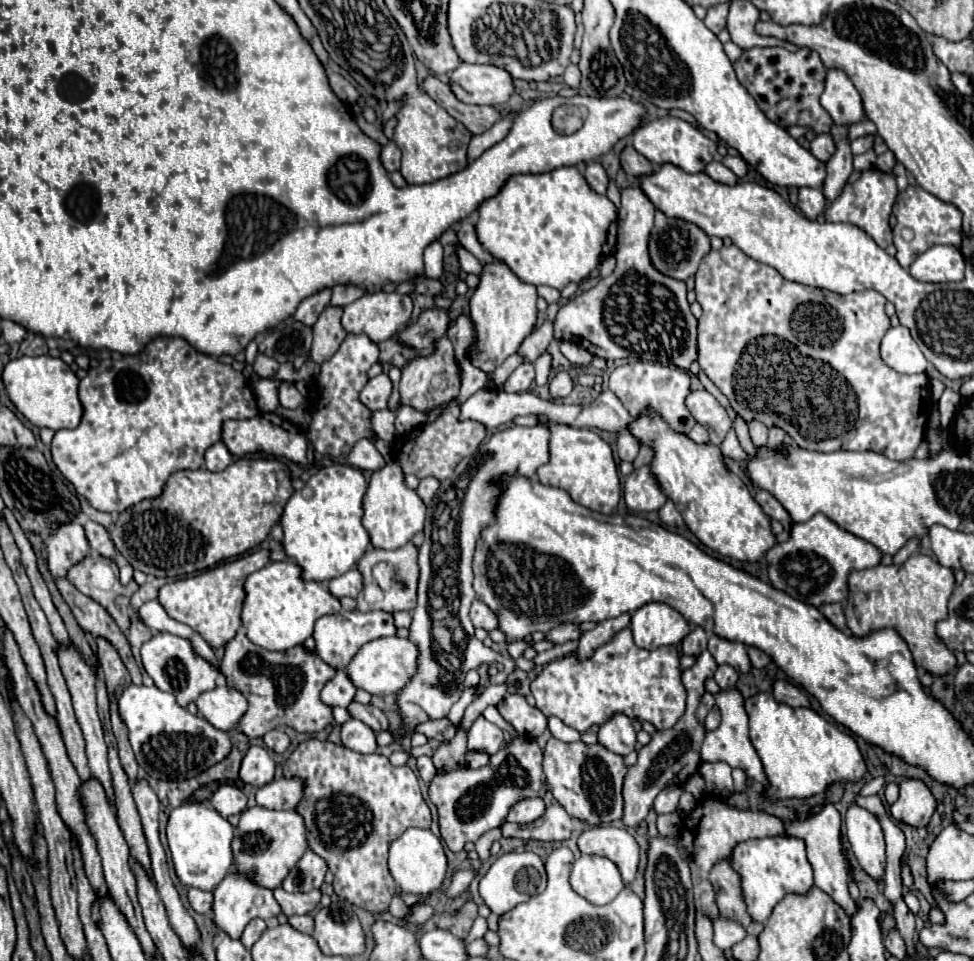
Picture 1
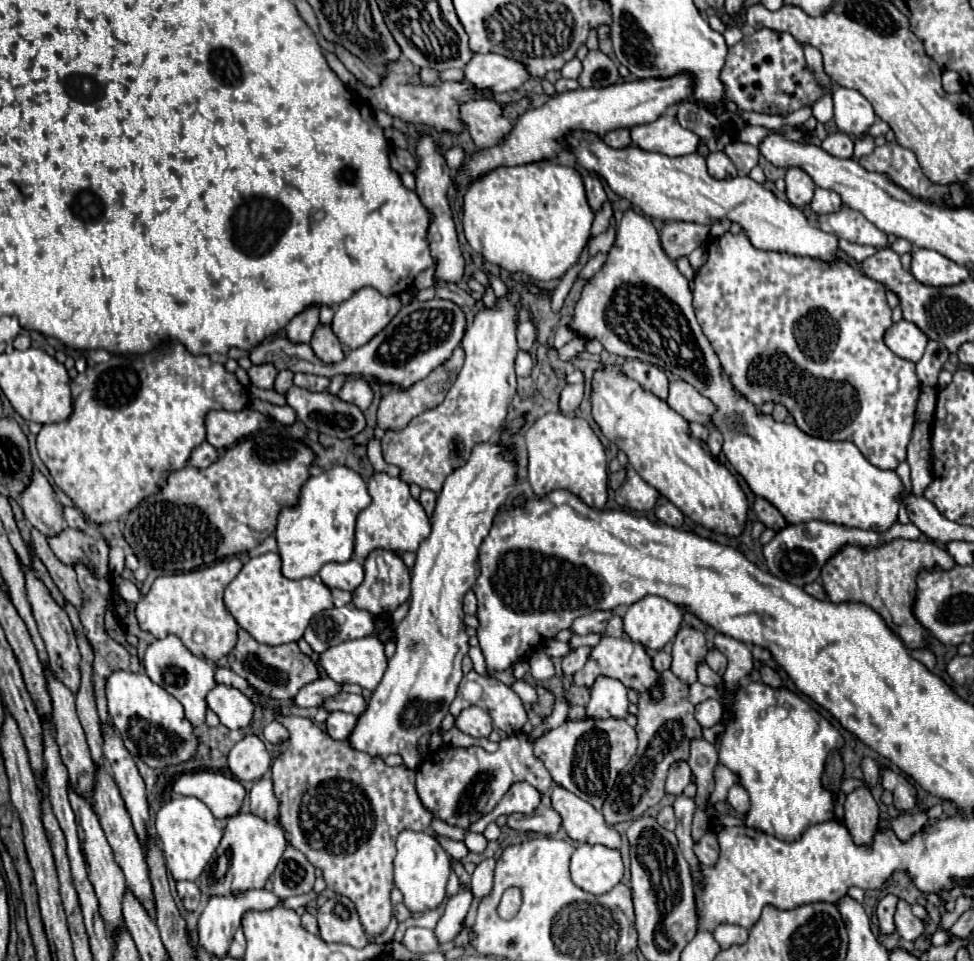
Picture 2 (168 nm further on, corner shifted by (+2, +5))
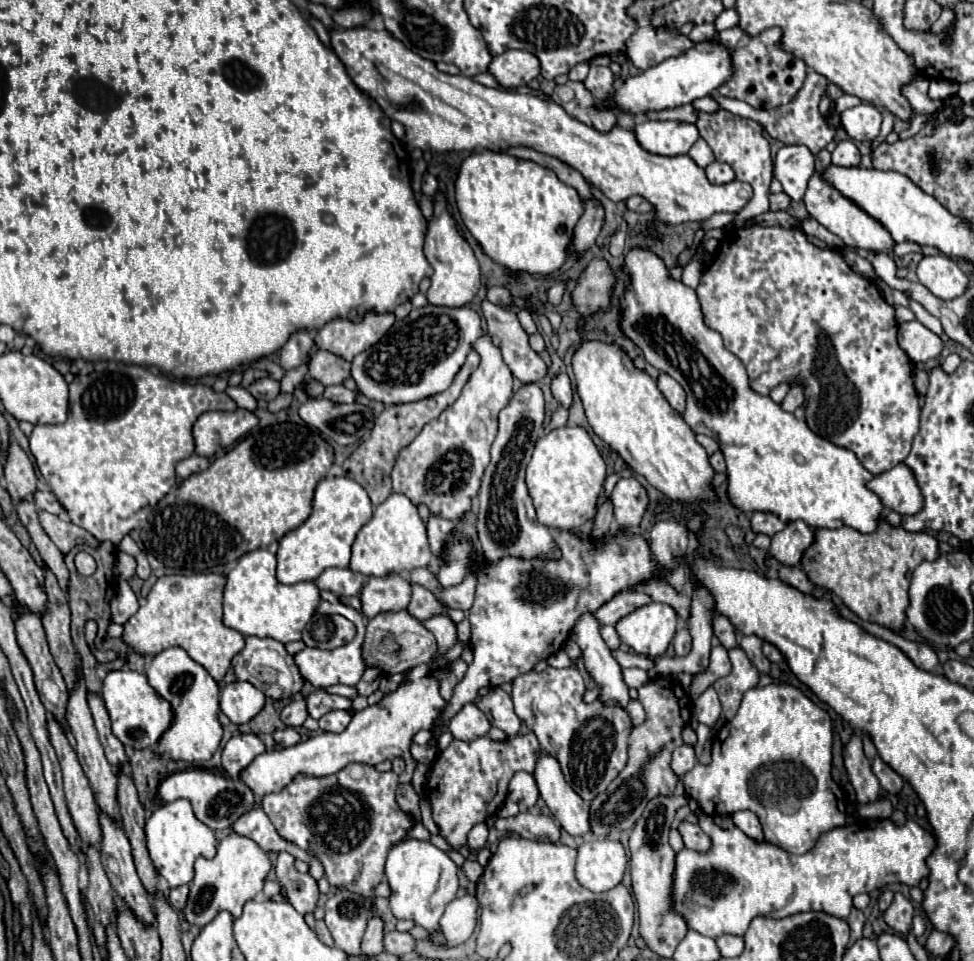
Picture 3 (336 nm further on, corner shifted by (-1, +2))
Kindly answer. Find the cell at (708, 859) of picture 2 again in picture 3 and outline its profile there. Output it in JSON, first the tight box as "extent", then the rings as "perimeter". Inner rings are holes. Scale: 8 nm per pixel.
{"extent":[677,822,711,852],"perimeter":[[[681,822],[677,826],[683,844],[691,850],[699,850],[699,852],[707,852],[711,848],[711,840],[709,836],[699,828],[699,824],[691,824],[691,822]]]}

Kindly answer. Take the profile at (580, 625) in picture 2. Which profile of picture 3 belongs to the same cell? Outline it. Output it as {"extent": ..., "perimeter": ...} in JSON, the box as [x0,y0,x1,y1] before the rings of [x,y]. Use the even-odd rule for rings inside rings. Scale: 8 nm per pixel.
{"extent":[595,592,651,626],"perimeter":[[[617,592],[611,600],[607,600],[607,604],[603,604],[597,612],[595,612],[595,618],[599,620],[601,626],[605,624],[611,624],[615,626],[623,616],[631,614],[633,610],[645,606],[645,604],[651,604],[651,596],[647,596],[645,592]]]}

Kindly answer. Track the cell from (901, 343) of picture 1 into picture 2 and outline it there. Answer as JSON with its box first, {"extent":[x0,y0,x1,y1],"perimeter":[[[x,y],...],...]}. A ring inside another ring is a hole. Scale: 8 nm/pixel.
{"extent":[884,319,928,363],"perimeter":[[[902,319],[902,321],[894,323],[894,325],[886,331],[884,343],[886,343],[886,347],[888,347],[894,355],[918,363],[920,357],[924,355],[924,349],[926,349],[928,339],[926,339],[926,335],[924,335],[914,323]]]}

